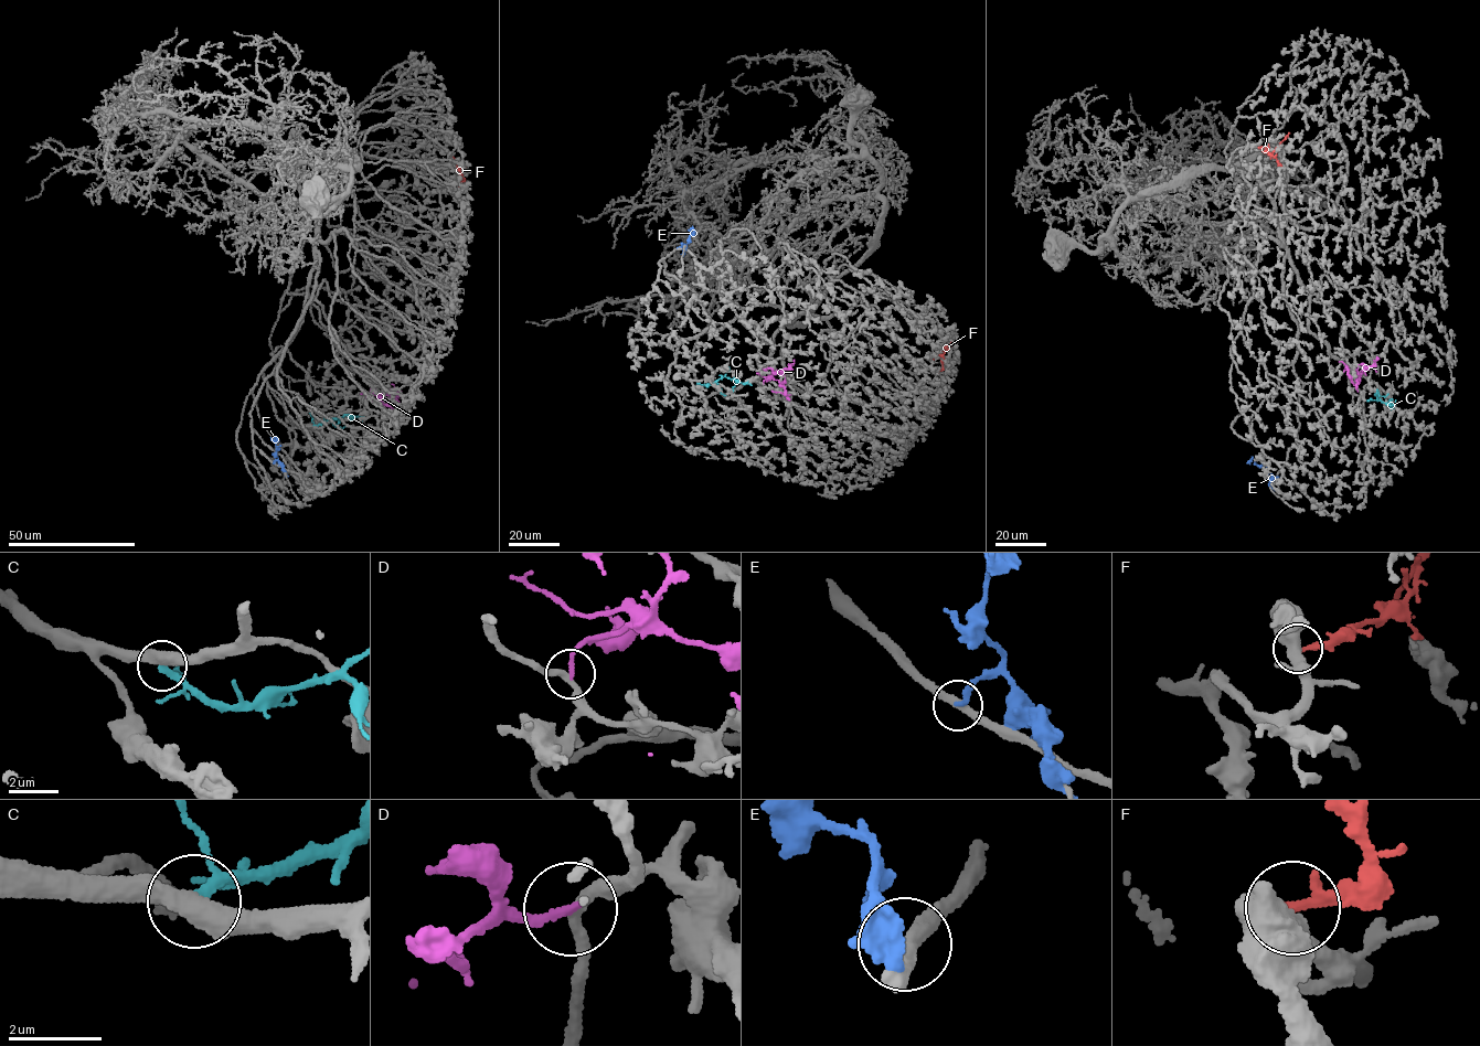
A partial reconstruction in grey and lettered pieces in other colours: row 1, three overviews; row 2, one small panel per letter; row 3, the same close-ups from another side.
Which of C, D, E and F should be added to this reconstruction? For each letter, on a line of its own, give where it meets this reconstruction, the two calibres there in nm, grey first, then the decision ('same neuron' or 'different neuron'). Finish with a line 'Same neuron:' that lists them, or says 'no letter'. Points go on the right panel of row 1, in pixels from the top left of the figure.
C: (1391, 411) | 440/200 nm | different neuron
D: (1370, 369) | 260/160 nm | different neuron
E: (1274, 479) | 320/220 nm | different neuron
F: (1281, 166) | 550/240 nm | different neuron
Same neuron: no letter

